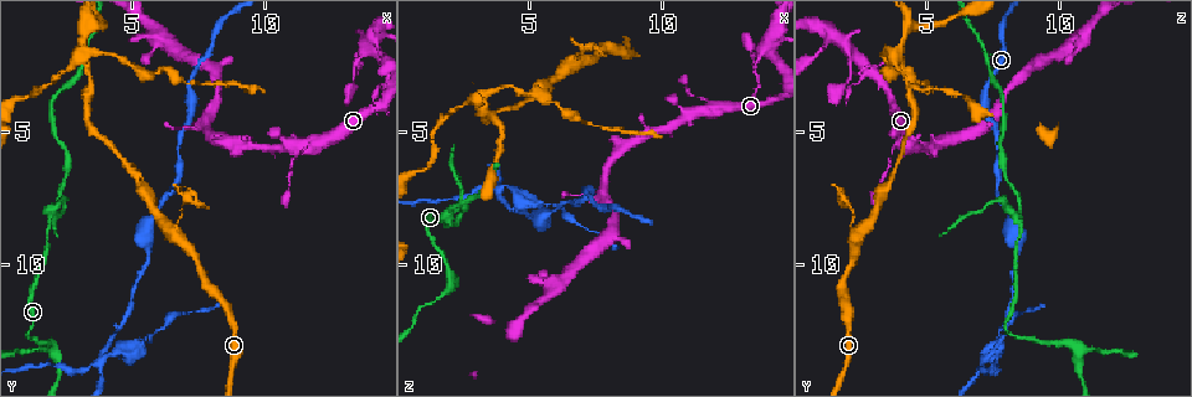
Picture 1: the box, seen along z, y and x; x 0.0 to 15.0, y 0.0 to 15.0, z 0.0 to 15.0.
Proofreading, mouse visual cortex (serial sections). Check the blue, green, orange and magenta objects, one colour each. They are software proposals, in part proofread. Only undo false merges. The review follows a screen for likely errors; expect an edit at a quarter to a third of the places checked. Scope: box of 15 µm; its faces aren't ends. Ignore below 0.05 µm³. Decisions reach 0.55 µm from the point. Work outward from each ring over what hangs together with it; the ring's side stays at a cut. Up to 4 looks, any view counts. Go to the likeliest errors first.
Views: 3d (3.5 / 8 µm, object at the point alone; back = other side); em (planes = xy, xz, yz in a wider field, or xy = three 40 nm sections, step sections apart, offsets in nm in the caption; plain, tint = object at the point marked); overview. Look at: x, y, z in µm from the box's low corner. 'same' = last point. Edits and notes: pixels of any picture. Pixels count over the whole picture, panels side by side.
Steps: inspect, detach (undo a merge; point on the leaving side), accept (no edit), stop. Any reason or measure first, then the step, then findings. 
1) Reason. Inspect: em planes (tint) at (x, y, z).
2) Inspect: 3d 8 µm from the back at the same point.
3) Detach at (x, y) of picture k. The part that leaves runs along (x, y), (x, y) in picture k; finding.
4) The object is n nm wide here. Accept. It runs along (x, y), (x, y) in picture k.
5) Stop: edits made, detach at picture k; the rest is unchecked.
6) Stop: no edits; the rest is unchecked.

Three-way junction. Inspect: 3d 3.5 µm at (2.0, 8.2, 8.3).

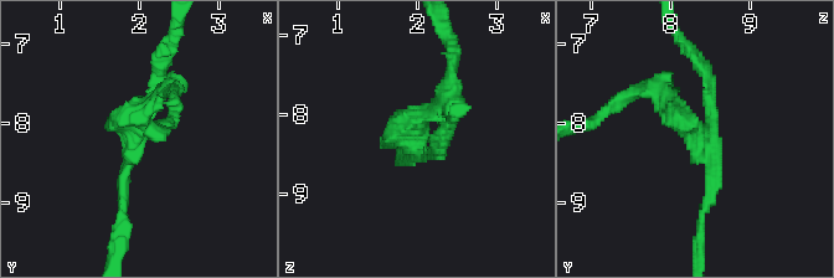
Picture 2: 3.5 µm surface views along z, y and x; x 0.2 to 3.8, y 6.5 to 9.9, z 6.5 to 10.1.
3 arms meet here; the arms are 150, 150, 150 nm wide; now the EM. Inspect: em xy step 5 (tint) at (1.95, 8.20, 8.35).

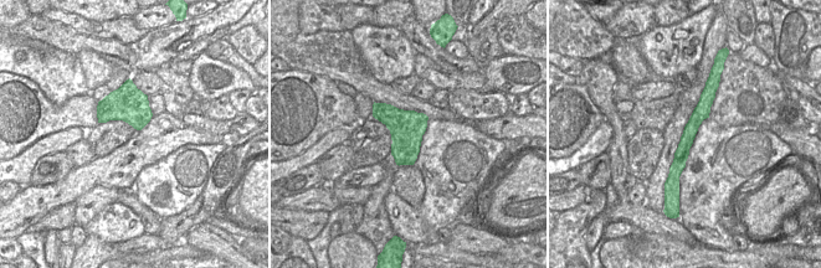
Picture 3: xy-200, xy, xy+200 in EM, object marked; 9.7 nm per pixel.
Detach at (412, 117) of picture 2. A second cell is stuck on.

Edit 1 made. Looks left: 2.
Inspect: overview.

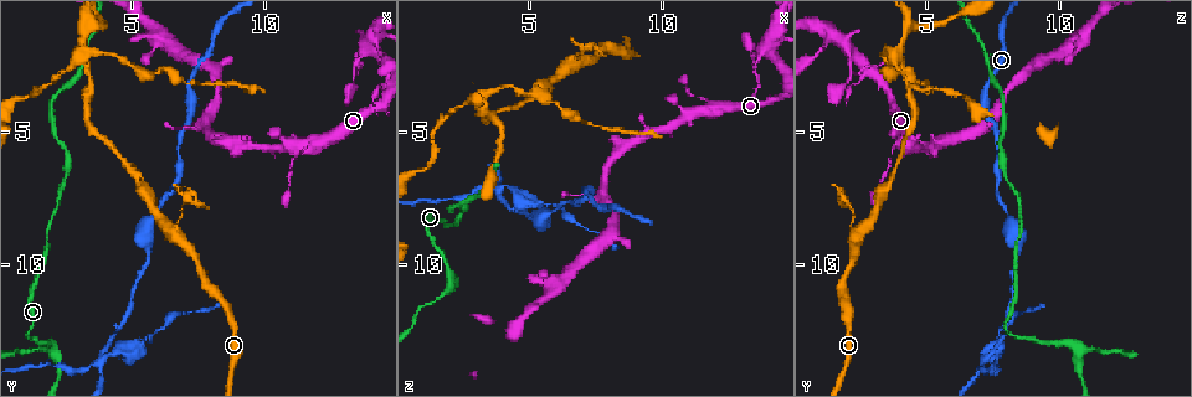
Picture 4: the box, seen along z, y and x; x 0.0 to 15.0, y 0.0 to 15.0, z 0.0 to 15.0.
Four arms meet. Inspect: 3d 3.5 µm at (3.0, 2.1, 3.7).

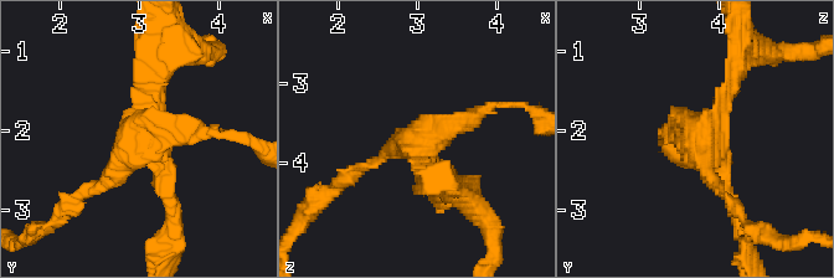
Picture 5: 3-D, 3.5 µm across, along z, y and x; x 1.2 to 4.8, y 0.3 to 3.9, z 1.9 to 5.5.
Detach at (459, 123) of picture 5. Two cells meet here.

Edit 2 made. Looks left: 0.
Stop: edits made, detach at picture 2, detach at picture 5; the rest is unchecked.

